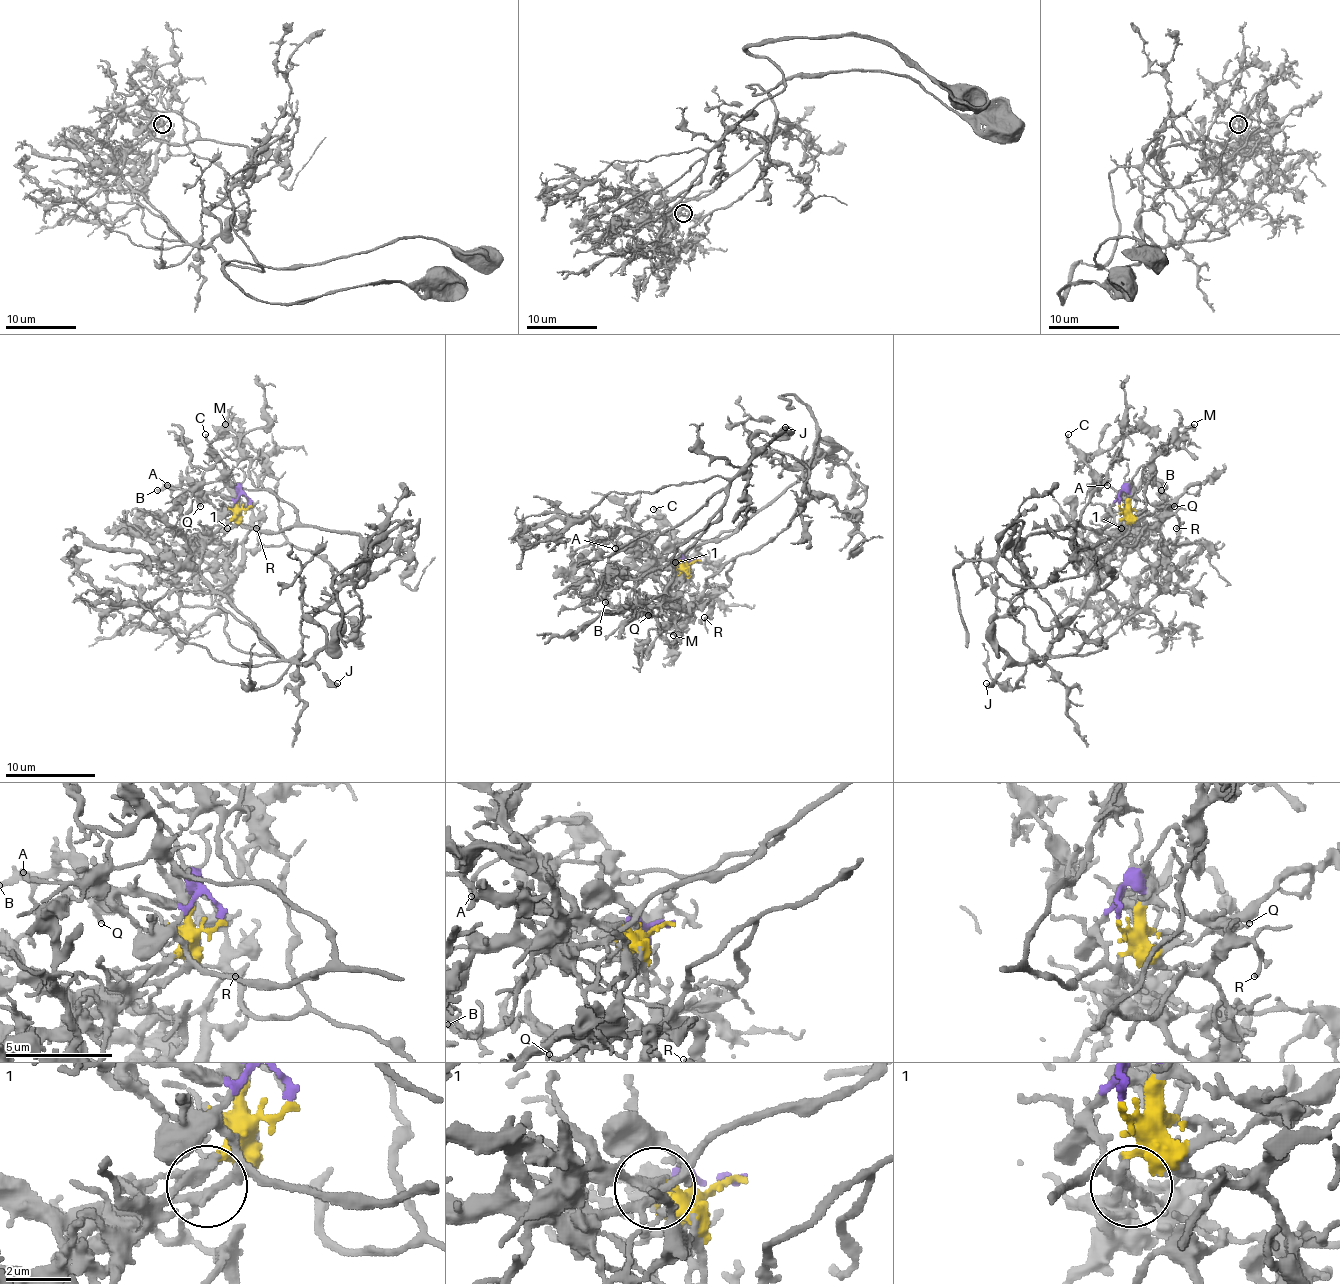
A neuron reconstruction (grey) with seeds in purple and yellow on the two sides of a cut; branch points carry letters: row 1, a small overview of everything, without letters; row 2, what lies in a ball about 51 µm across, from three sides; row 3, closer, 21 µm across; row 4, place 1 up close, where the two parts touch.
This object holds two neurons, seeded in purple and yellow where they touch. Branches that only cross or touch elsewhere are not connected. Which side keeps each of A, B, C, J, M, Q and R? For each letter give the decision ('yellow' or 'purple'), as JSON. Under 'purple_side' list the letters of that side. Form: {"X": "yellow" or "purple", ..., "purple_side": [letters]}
{"A": "purple", "B": "purple", "C": "purple", "J": "yellow", "M": "purple", "Q": "purple", "R": "purple", "purple_side": ["A", "B", "C", "M", "Q", "R"]}

